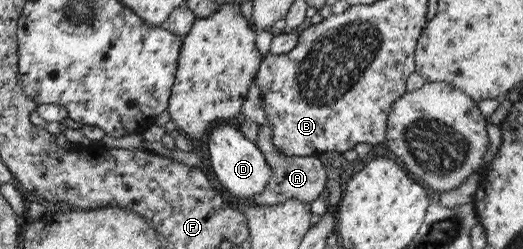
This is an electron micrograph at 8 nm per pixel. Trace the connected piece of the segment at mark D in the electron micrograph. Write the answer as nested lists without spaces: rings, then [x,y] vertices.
[[[220,124],[207,134],[205,148],[208,150],[207,159],[210,160],[210,168],[220,186],[237,200],[236,203],[243,207],[251,205],[252,196],[260,194],[264,190],[266,182],[272,171],[254,142],[242,135],[238,125]]]

